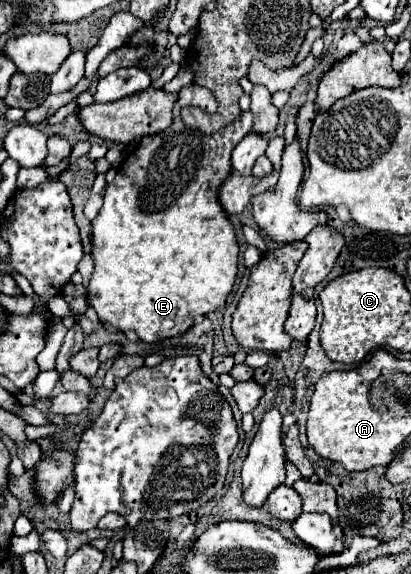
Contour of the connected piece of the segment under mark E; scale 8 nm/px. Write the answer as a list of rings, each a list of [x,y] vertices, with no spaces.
[[[189,84],[185,88],[181,88],[179,92],[179,100],[175,104],[175,120],[173,124],[165,130],[165,138],[163,132],[159,132],[159,136],[145,136],[141,138],[137,150],[117,168],[117,176],[111,184],[107,184],[105,188],[105,202],[99,210],[99,216],[91,222],[93,224],[93,260],[95,260],[95,270],[93,270],[93,278],[89,282],[89,306],[95,308],[97,316],[101,322],[107,322],[111,326],[117,326],[121,332],[125,330],[133,330],[141,340],[145,342],[157,342],[159,338],[173,338],[179,336],[183,332],[187,332],[189,326],[193,326],[193,322],[199,316],[205,316],[209,312],[215,312],[217,308],[221,308],[235,284],[235,276],[237,276],[237,260],[239,260],[239,242],[237,242],[237,234],[235,228],[227,216],[227,212],[221,208],[219,202],[219,188],[223,184],[223,180],[227,180],[227,176],[231,174],[231,152],[233,148],[239,144],[239,140],[243,140],[249,130],[253,130],[253,114],[251,112],[241,112],[241,116],[237,120],[233,120],[231,124],[225,126],[225,130],[215,132],[215,134],[203,134],[199,130],[191,130],[181,122],[181,108],[183,106],[199,106],[203,110],[215,110],[215,96],[211,94],[209,88],[197,86],[197,84]]]

